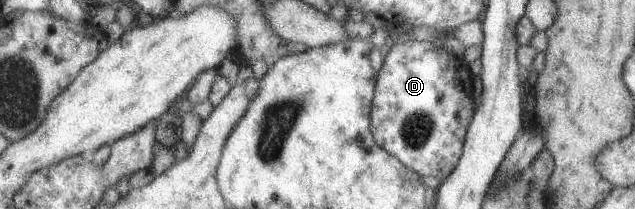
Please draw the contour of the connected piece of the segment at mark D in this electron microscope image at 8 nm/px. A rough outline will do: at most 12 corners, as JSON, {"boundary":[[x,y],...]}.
{"boundary":[[435,41],[390,43],[375,144],[441,182],[474,113],[473,75]]}

